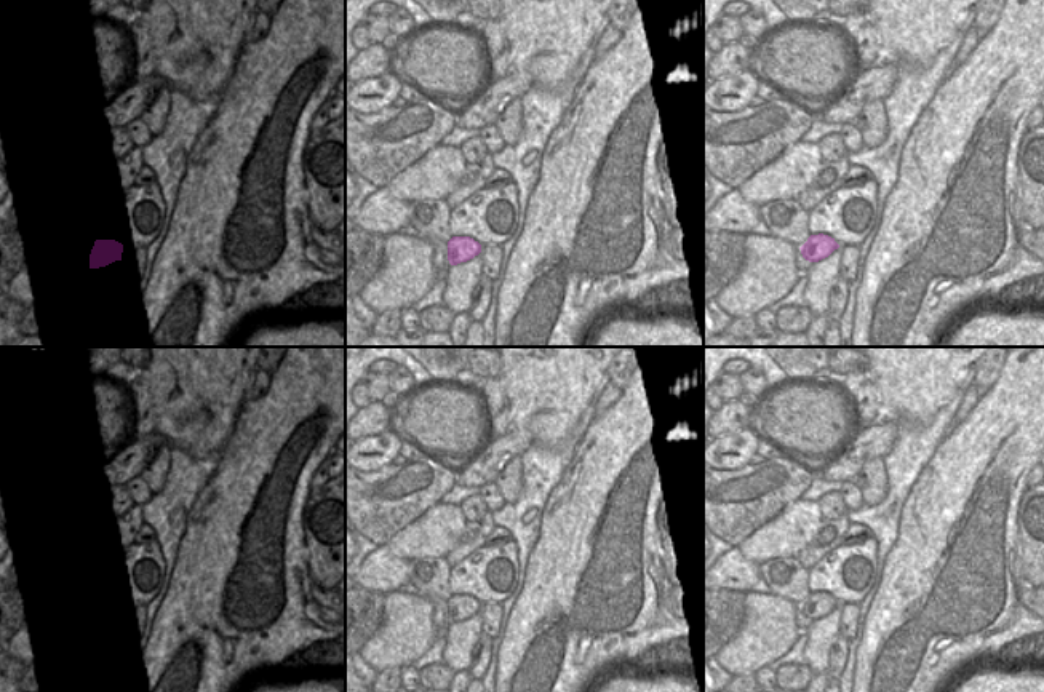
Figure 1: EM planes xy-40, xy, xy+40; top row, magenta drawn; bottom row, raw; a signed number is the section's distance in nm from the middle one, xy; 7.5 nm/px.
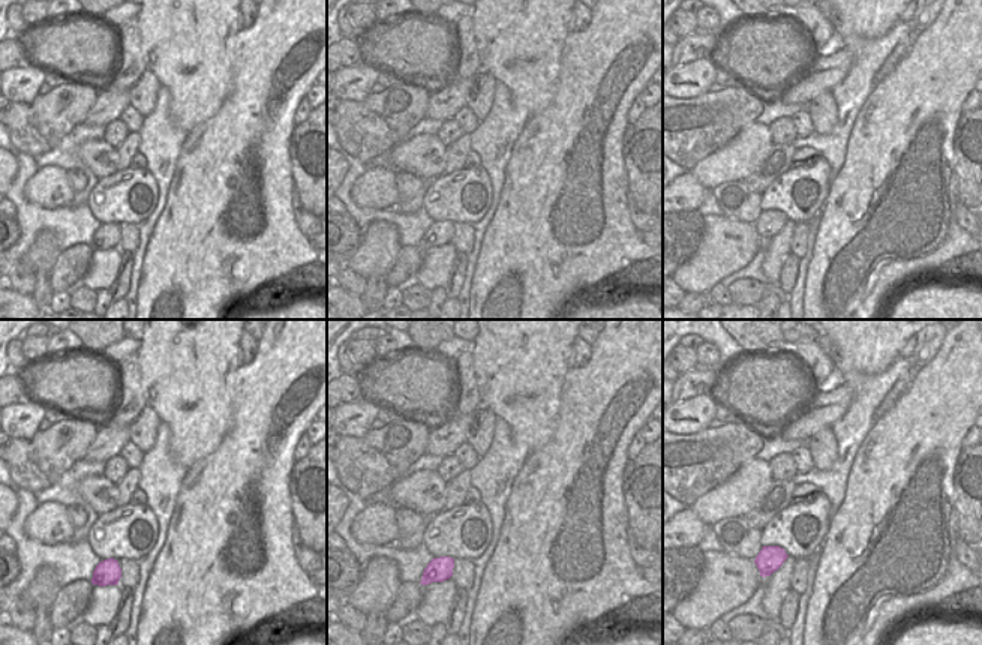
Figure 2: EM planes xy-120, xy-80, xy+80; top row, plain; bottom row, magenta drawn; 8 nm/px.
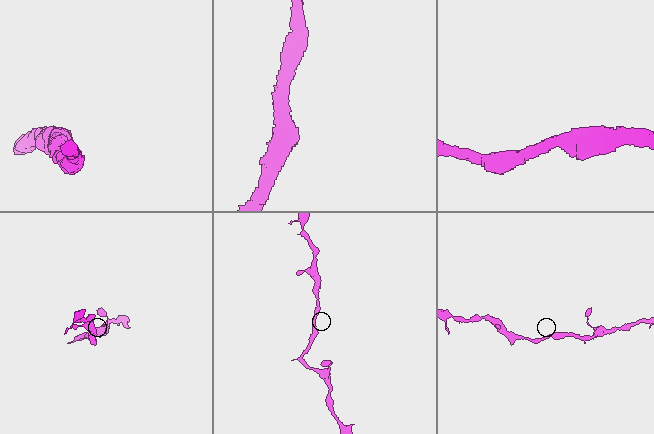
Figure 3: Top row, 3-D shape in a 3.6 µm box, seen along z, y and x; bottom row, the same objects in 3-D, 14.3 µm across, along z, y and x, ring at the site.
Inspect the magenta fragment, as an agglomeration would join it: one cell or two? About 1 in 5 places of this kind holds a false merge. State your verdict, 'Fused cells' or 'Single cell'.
Single cell.

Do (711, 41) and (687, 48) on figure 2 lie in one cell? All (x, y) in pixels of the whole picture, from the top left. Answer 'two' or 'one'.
one

